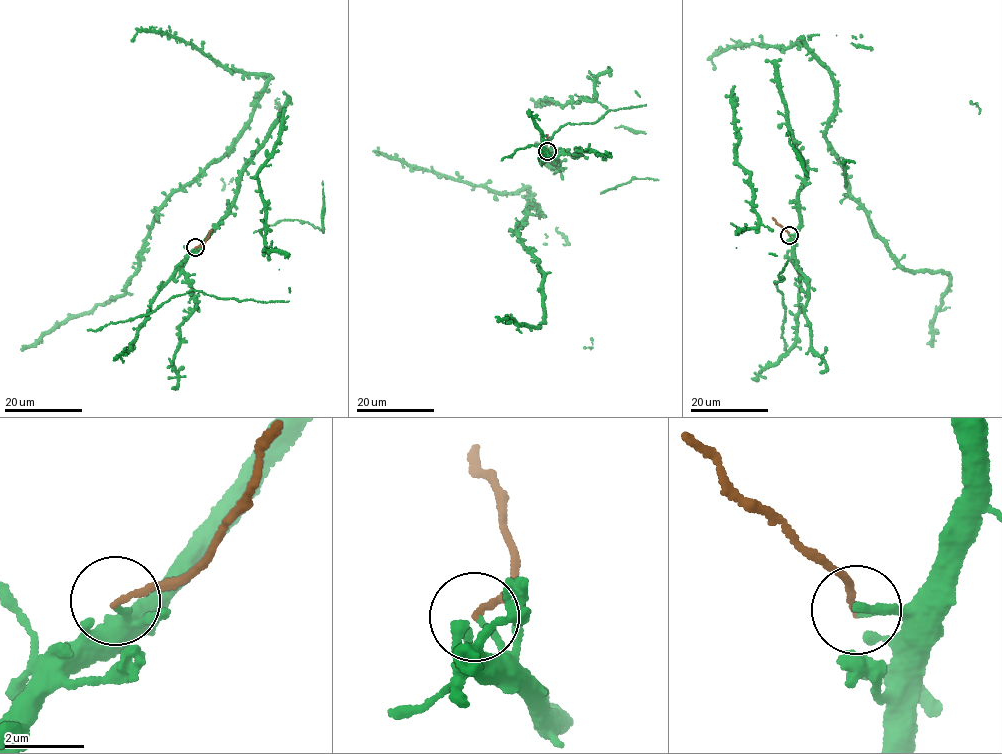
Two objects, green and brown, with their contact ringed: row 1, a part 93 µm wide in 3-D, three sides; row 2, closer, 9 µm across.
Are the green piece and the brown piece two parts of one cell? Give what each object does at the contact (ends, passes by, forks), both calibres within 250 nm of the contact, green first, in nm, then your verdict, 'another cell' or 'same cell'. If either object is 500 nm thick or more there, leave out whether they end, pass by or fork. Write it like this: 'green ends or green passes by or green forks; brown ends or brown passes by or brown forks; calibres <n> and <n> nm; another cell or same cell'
green ends; brown ends; calibres 120 and 150 nm; another cell

